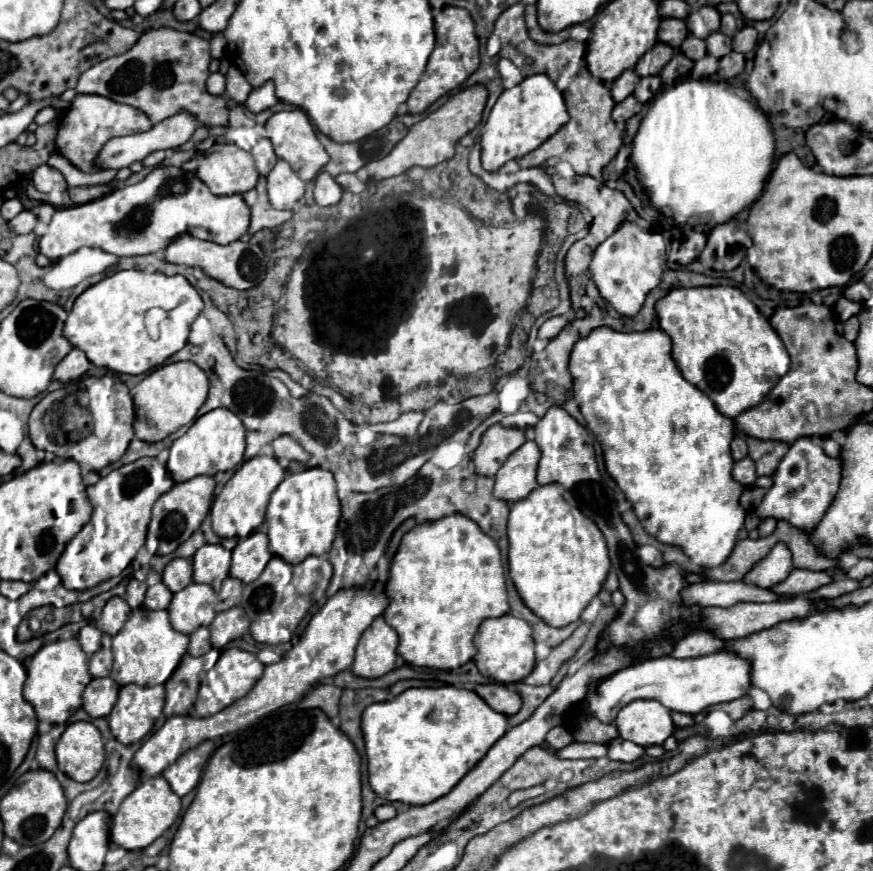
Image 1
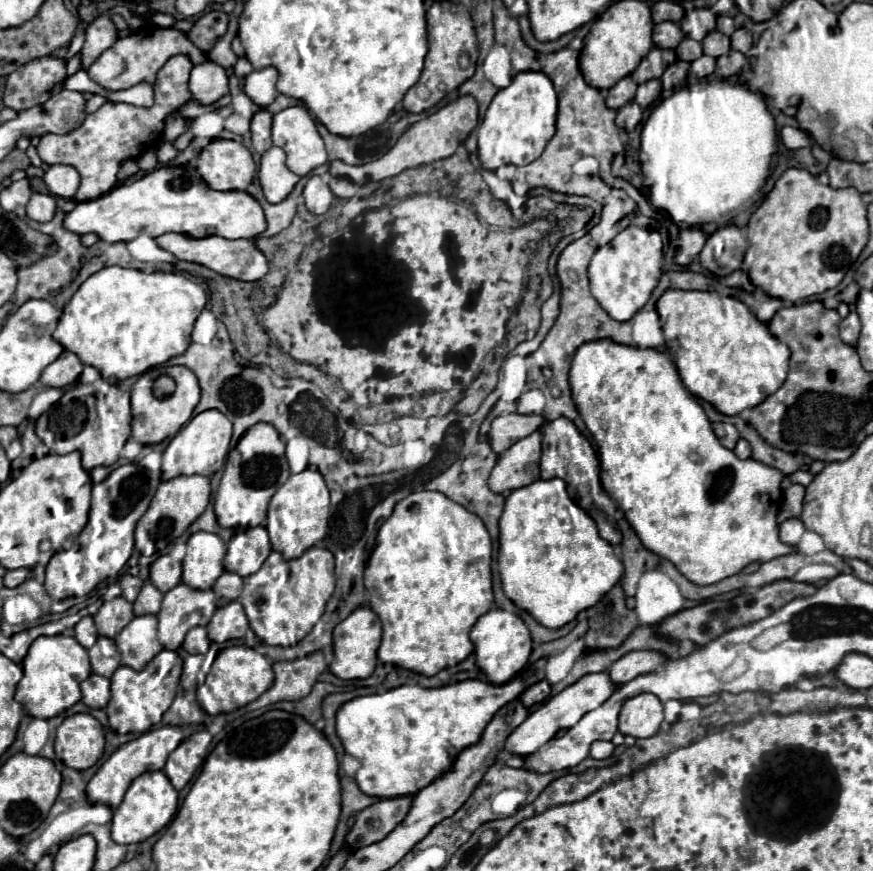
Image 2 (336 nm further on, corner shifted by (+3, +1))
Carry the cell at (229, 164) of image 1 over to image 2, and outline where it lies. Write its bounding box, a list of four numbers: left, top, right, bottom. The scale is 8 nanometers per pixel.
[197,139,255,191]

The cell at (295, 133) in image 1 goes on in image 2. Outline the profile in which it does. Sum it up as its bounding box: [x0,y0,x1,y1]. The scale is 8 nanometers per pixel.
[273,105,327,177]

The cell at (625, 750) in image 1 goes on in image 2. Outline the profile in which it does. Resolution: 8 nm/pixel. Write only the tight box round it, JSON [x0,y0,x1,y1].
[591,741,615,759]

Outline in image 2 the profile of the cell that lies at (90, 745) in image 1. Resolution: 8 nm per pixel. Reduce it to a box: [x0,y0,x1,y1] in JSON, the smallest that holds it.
[55,713,103,771]

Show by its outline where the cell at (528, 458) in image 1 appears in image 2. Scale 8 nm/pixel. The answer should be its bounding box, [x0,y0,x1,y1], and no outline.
[489,431,541,493]

